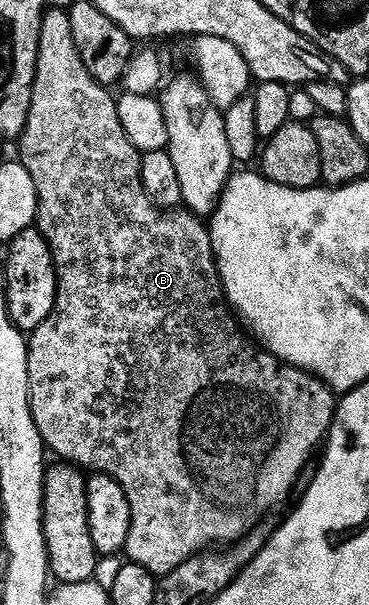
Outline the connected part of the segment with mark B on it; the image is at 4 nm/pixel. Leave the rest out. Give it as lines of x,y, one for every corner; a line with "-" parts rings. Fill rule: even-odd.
43,35
39,38
39,62
37,63
37,71
35,72
35,82
31,88
31,106
29,107
29,115
27,116
27,125
23,129
22,137
18,138
17,141
17,145
19,145
18,160
22,162
24,168
28,171
28,175
31,176
33,183
36,185
36,195
38,197
37,229
49,246
50,256
52,258
55,256
55,269
59,272
59,294
54,294
53,312
49,314
44,322
41,322
36,327
35,331
30,334
27,342
28,383
30,385
32,417
33,419
39,417
39,424
36,425
37,431
43,429
43,433
47,433
47,440
44,443
51,453
54,453
56,449
63,449
63,453
67,453
67,449
71,449
71,445
75,445
74,459
79,457
77,462
74,463
76,466
87,467
88,465
92,465
95,471
112,477
123,488
125,495
129,499
129,507
131,508
131,526
129,527
129,535
127,536
127,544
125,546
126,556
131,556
128,558
134,564
145,567
151,573
166,575
172,569
182,564
183,561
198,554
204,547
212,546
213,544
211,543
213,541
229,541
227,543
233,543
244,532
243,512
248,512
249,507
247,505
247,497
243,497
243,493
239,493
239,485
247,485
247,477
255,477
255,465
259,465
259,461
263,461
263,453
267,453
267,441
263,441
263,445
255,445
255,449
243,449
243,445
239,445
239,449
235,449
235,445
231,445
231,441
239,441
239,433
255,433
255,437
259,437
259,433
263,433
263,425
267,425
267,409
263,409
263,405
259,405
259,401
263,401
263,397
259,397
259,393
255,393
255,385
259,385
259,381
263,381
263,377
259,377
259,373
255,373
256,350
252,346
247,346
237,334
227,333
222,319
219,318
218,311
215,310
214,303
211,302
211,293
207,290
207,281
203,278
203,273
199,270
198,263
195,262
195,245
191,242
192,214
187,211
182,211
183,213
170,213
169,210
163,209
167,207
160,207
152,198
148,197
139,179
141,153
135,149
133,143
126,137
126,133
118,121
116,98
114,96
110,97
107,94
110,92
104,86
98,85
89,75
89,71
83,62
83,57
79,54
79,49
75,46
75,41
70,35
63,35
63,37
47,36
-
67,437
75,437
75,441
71,441
71,445
67,445

